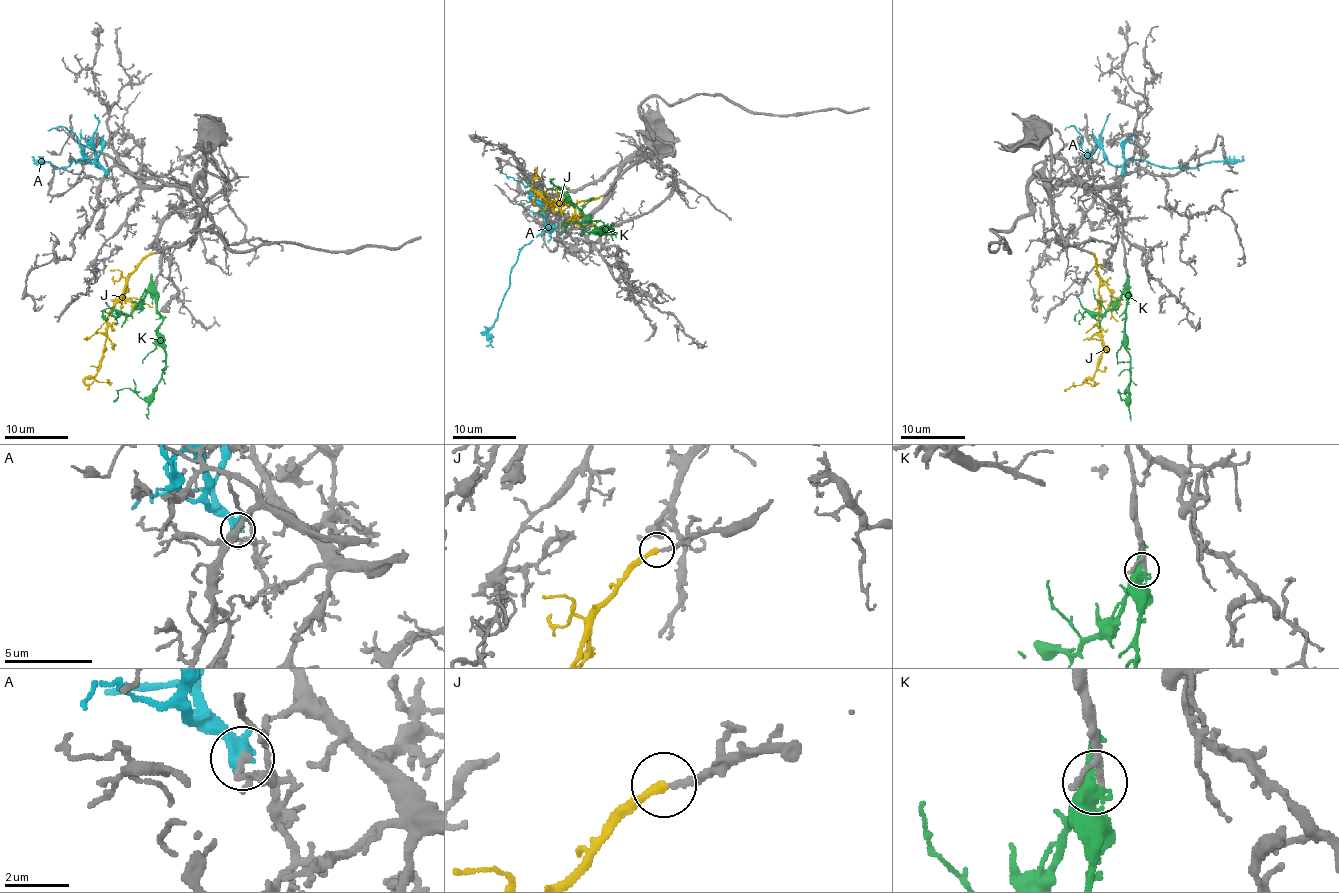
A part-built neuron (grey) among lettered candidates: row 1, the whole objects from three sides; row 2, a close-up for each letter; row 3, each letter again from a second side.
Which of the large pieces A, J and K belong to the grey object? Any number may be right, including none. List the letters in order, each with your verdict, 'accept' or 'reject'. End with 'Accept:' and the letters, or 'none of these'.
A: reject
J: accept
K: reject
Accept: J

